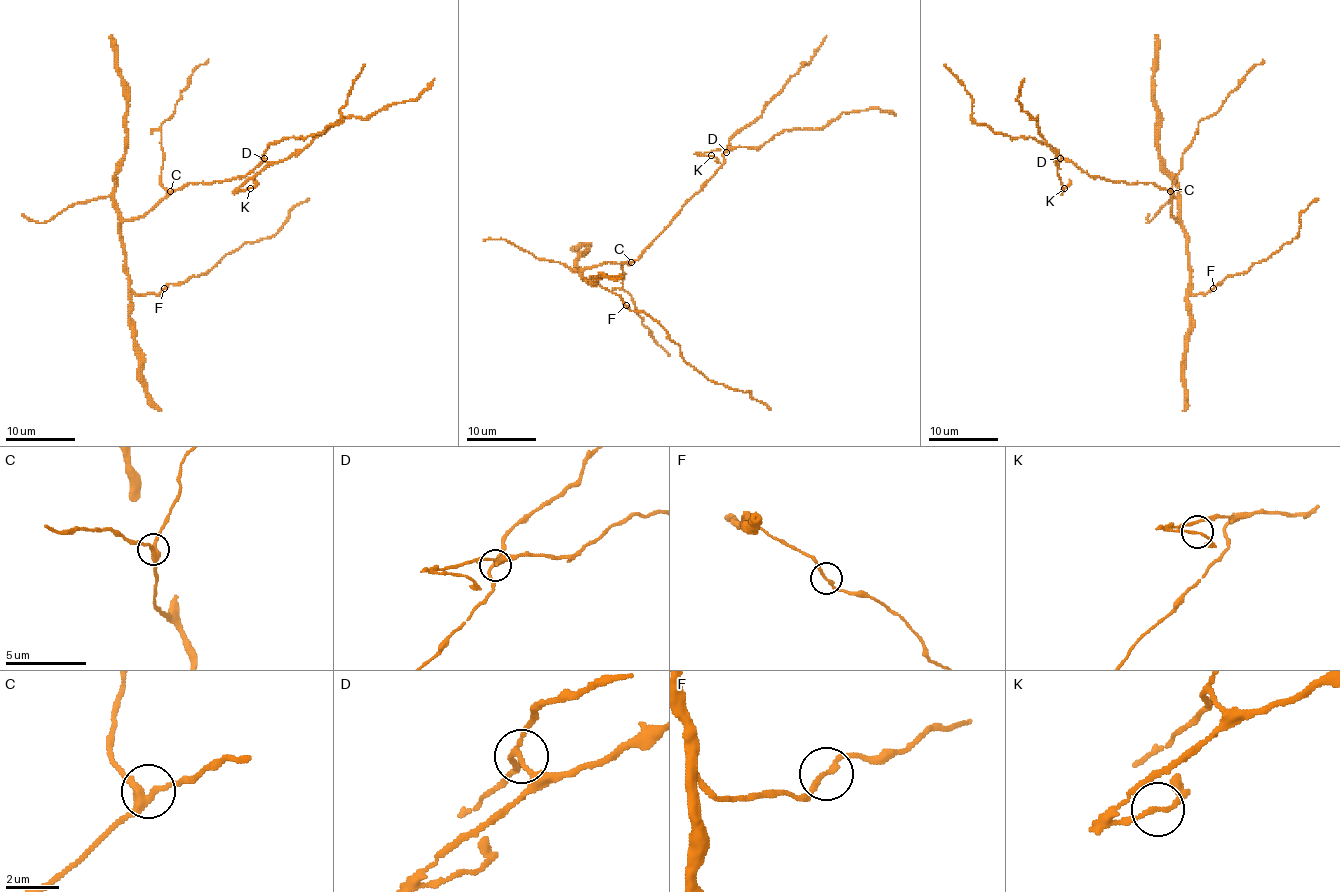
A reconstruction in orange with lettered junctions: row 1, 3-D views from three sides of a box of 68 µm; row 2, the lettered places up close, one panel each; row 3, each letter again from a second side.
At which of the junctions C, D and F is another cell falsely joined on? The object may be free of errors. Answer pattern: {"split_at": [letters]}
{"split_at": ["D"]}

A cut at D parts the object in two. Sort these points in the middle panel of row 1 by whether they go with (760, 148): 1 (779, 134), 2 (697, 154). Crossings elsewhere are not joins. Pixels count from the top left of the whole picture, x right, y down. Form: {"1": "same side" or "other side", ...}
{"1": "same side", "2": "same side"}

